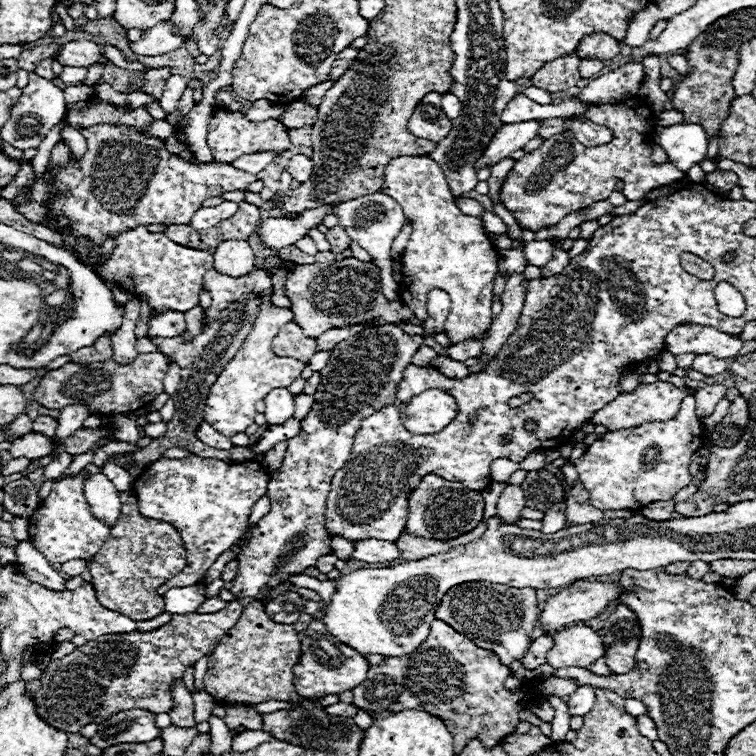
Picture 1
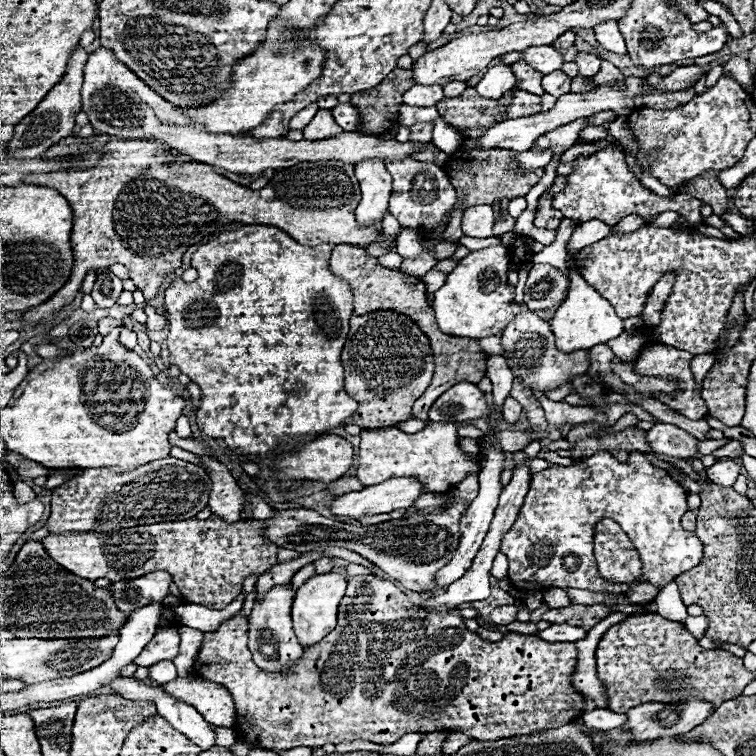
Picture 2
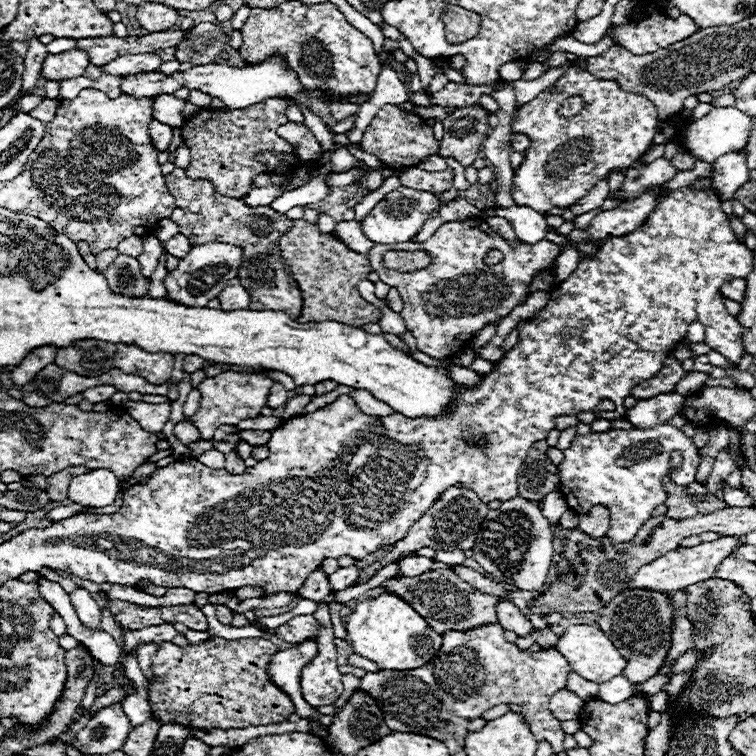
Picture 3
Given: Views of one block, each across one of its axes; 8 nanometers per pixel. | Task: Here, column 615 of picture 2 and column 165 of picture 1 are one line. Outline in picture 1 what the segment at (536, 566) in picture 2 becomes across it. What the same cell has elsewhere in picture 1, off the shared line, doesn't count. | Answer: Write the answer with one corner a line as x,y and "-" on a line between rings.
190,454
186,458
160,458
144,468
144,474
132,484
140,514
170,522
186,546
186,568
158,588
160,596
170,588
196,586
204,580
216,558
246,530
252,506
266,496
266,484
268,472
256,460
228,464
216,458

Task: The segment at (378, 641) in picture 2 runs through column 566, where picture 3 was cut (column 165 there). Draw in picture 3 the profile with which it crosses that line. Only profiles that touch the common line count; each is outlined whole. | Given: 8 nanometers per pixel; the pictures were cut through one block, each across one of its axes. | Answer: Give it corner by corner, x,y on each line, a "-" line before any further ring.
210,636
202,644
186,648
162,642
152,660
158,678
148,686
152,714
162,724
222,730
284,722
294,712
294,704
266,672
276,652
280,652
278,646
264,638
224,640

